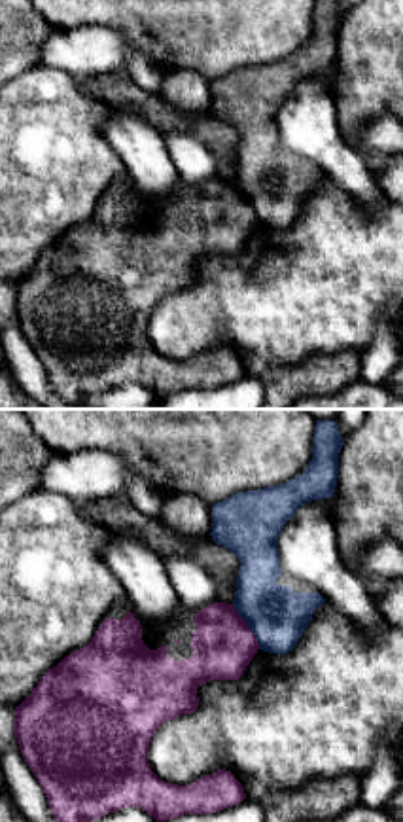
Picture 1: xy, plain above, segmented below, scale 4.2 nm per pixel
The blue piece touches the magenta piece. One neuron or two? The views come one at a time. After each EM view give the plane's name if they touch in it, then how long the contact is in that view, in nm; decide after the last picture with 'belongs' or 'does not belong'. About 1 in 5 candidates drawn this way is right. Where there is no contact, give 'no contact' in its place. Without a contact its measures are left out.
contact in xy; length 220 nm

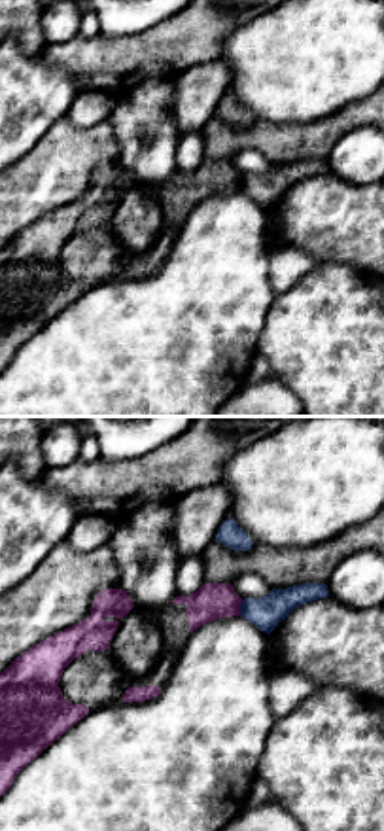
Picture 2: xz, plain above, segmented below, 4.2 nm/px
contact in xz; length 70 nm

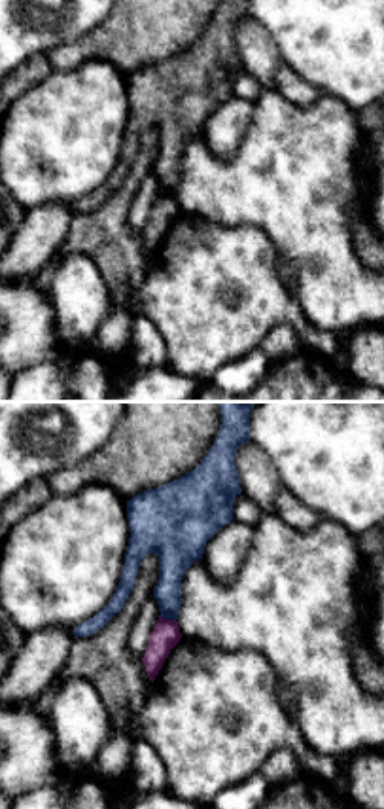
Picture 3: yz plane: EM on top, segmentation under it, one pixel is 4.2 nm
contact in yz; length 80 nm

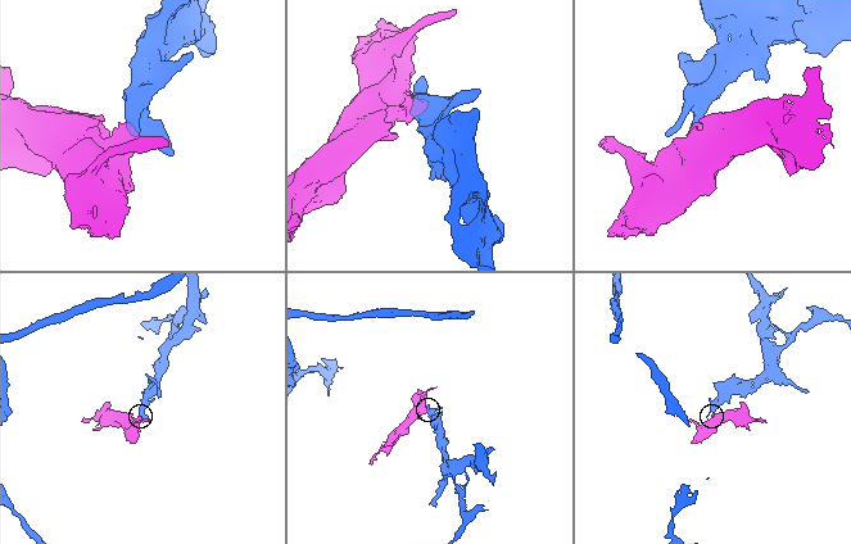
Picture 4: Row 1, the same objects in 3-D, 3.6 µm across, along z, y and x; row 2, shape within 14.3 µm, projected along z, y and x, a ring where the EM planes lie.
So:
does not belong

